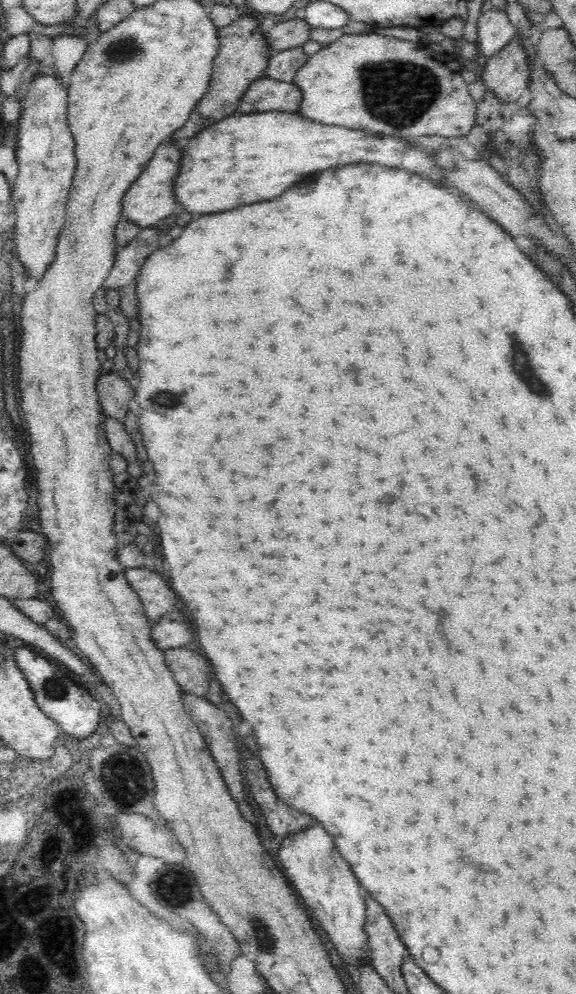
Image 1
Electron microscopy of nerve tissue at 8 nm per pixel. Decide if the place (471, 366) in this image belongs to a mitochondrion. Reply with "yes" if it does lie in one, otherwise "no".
no

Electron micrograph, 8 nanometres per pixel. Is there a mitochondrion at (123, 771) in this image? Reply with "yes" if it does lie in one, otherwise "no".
yes

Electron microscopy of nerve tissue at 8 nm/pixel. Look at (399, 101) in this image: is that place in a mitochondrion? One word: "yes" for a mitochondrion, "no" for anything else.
yes

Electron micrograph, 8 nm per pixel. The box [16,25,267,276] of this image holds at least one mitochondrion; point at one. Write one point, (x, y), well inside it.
(119, 52)

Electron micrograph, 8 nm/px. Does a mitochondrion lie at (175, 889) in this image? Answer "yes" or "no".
yes

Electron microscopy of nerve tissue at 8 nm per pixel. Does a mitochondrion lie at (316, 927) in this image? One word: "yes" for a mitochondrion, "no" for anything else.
no

